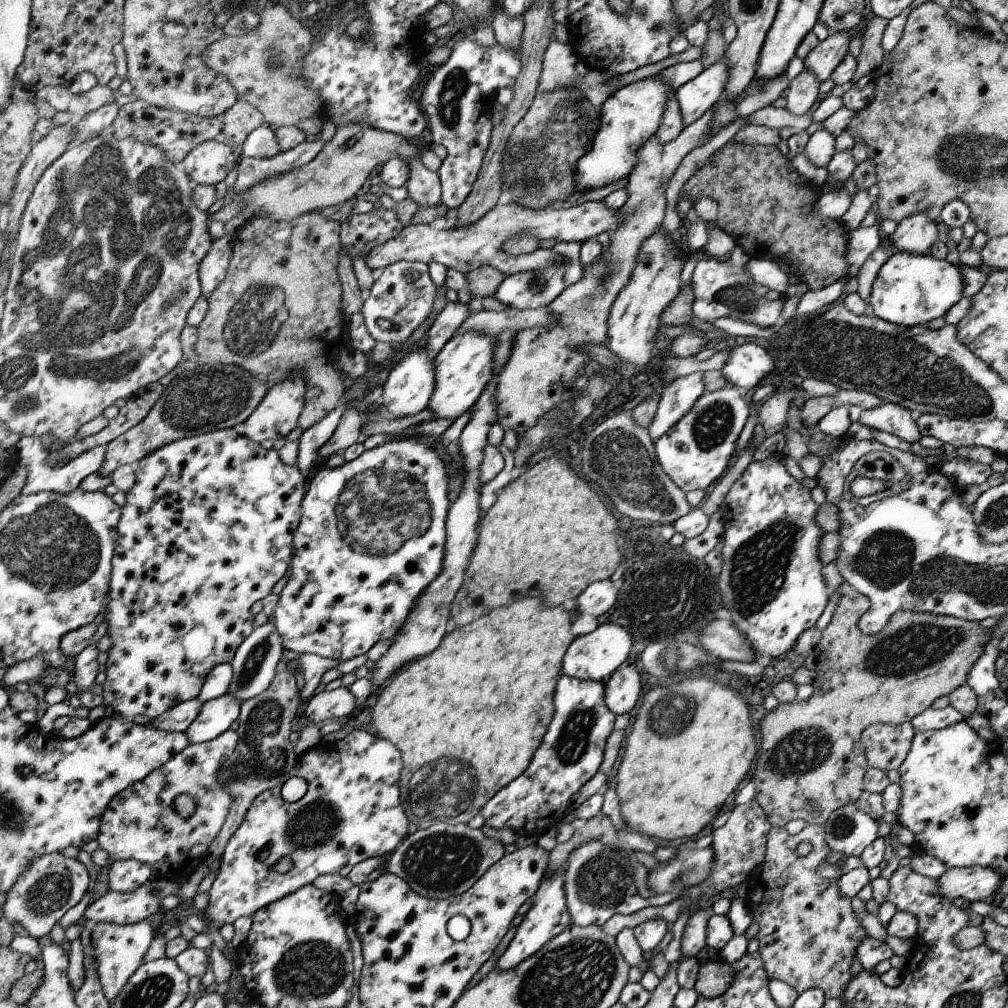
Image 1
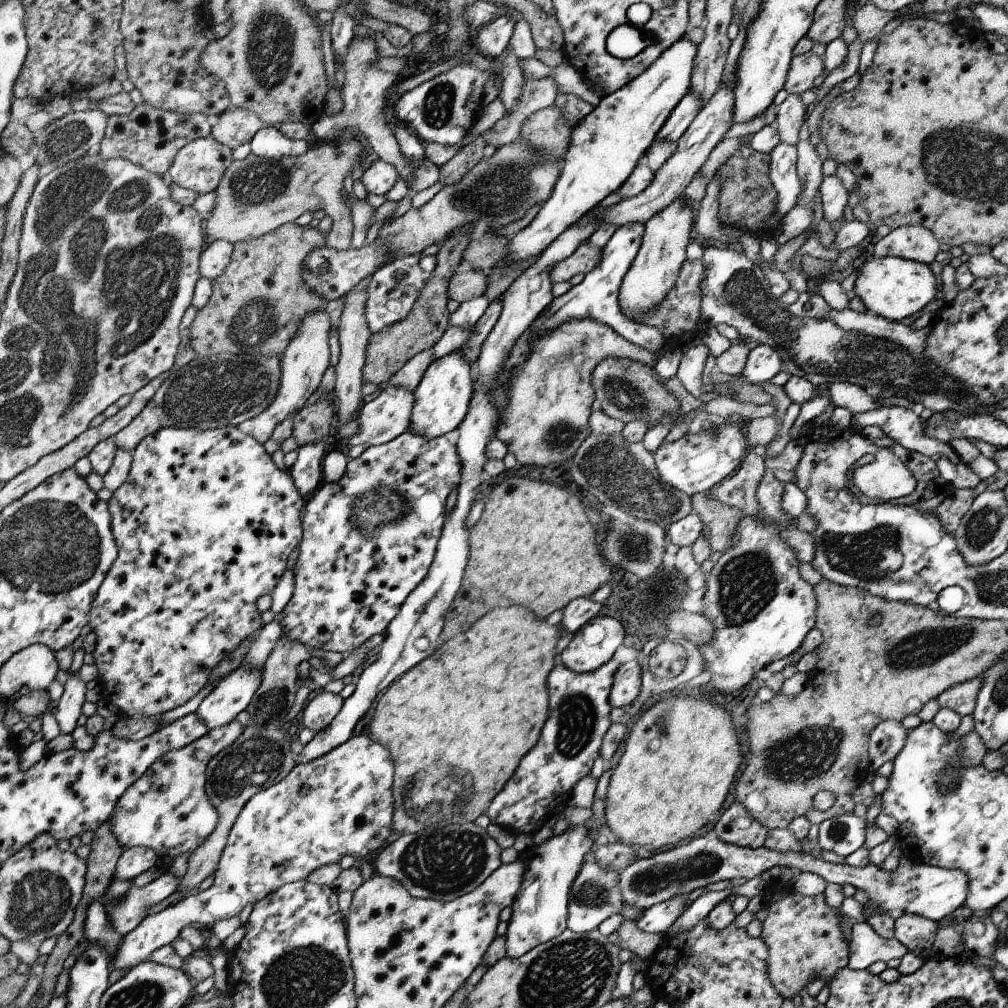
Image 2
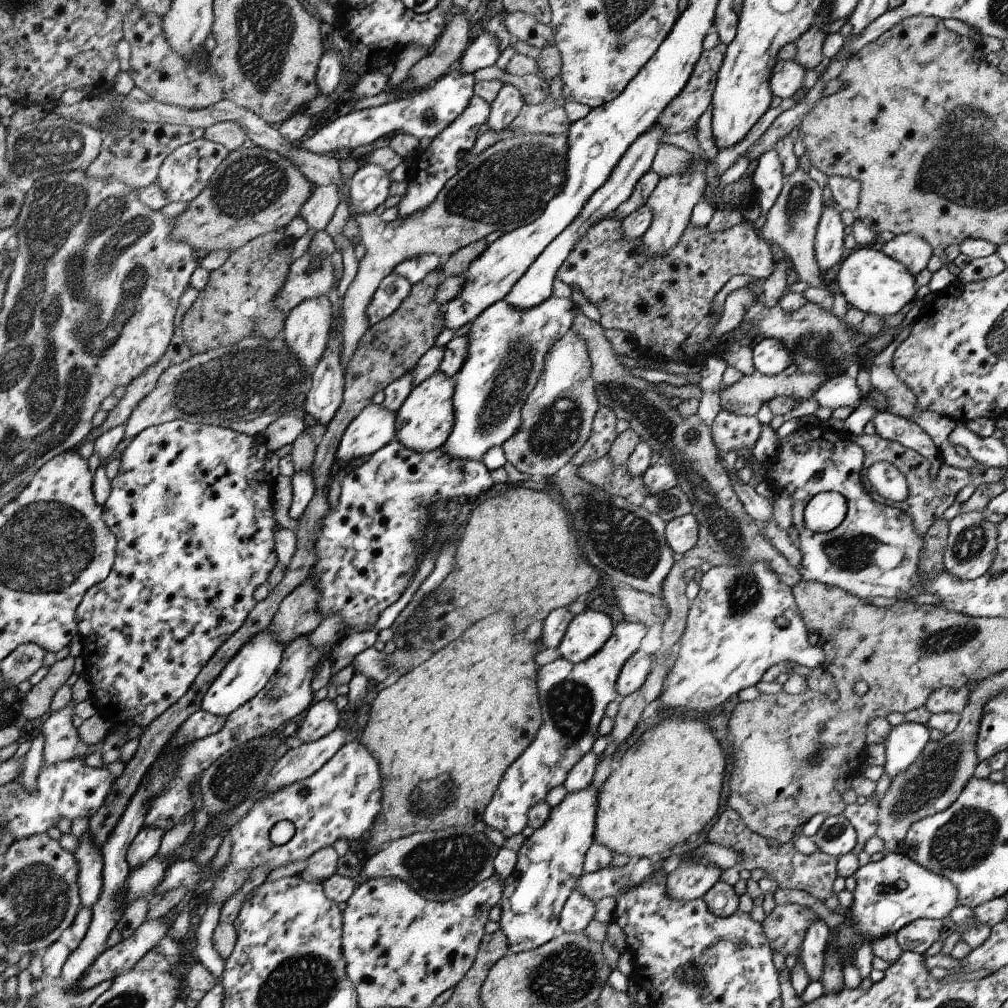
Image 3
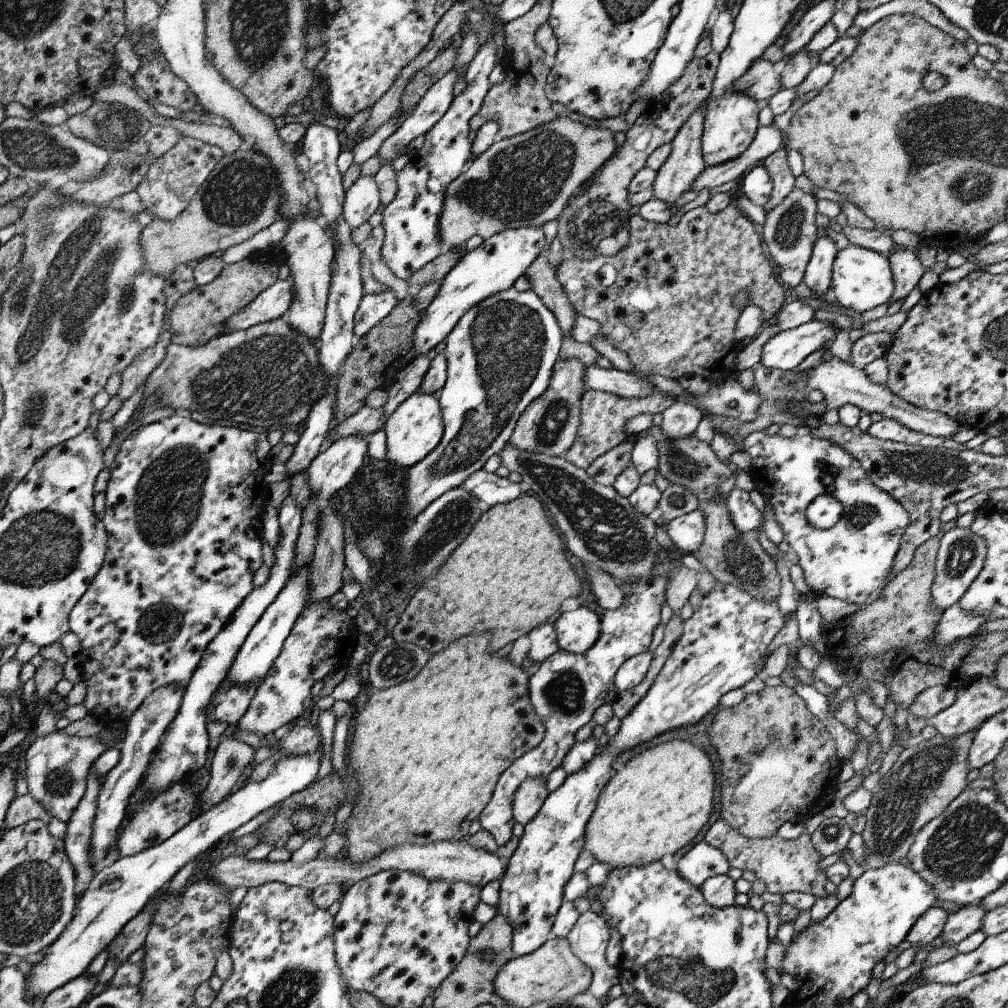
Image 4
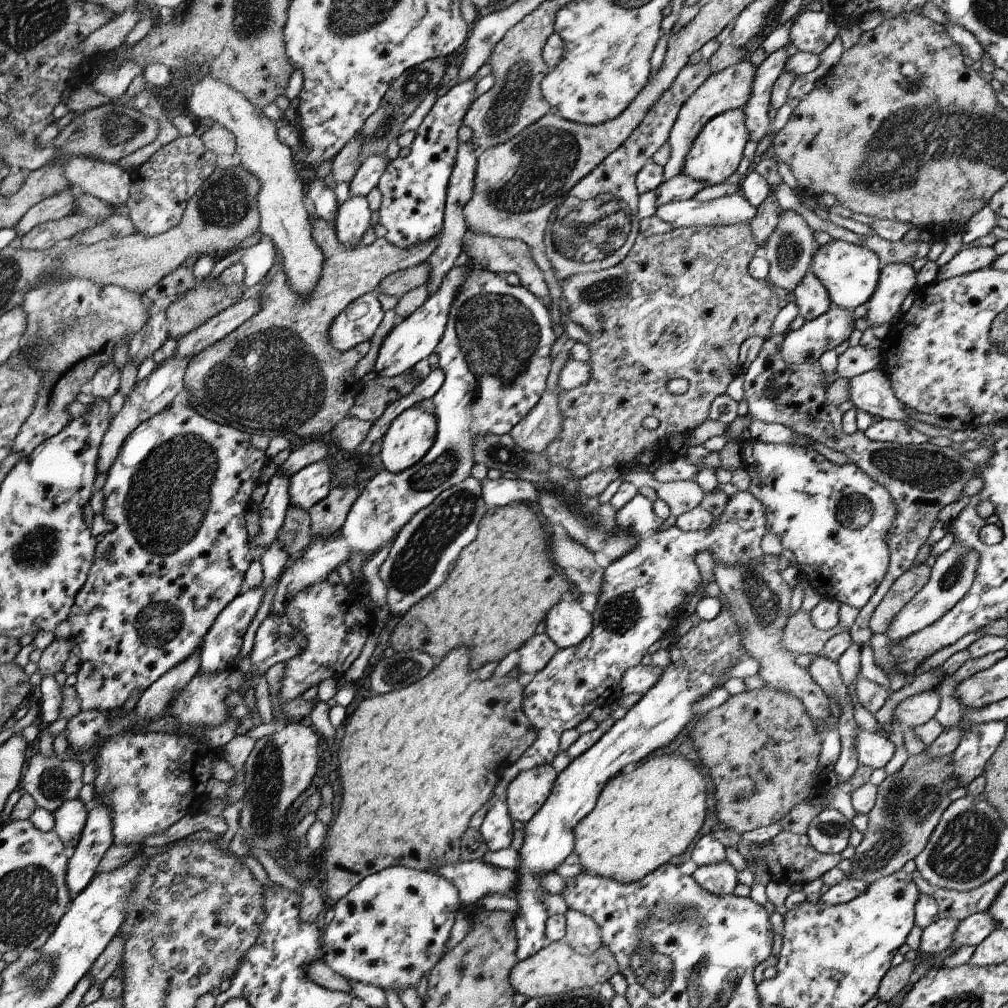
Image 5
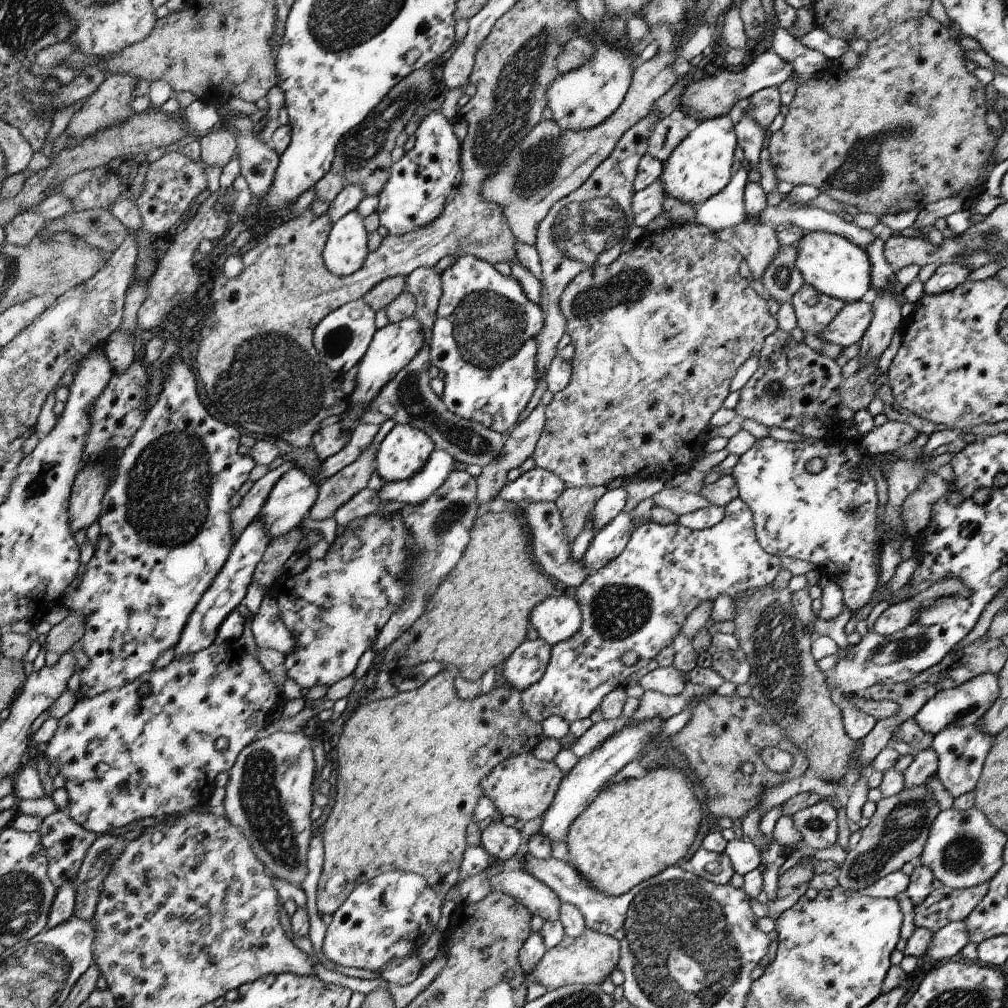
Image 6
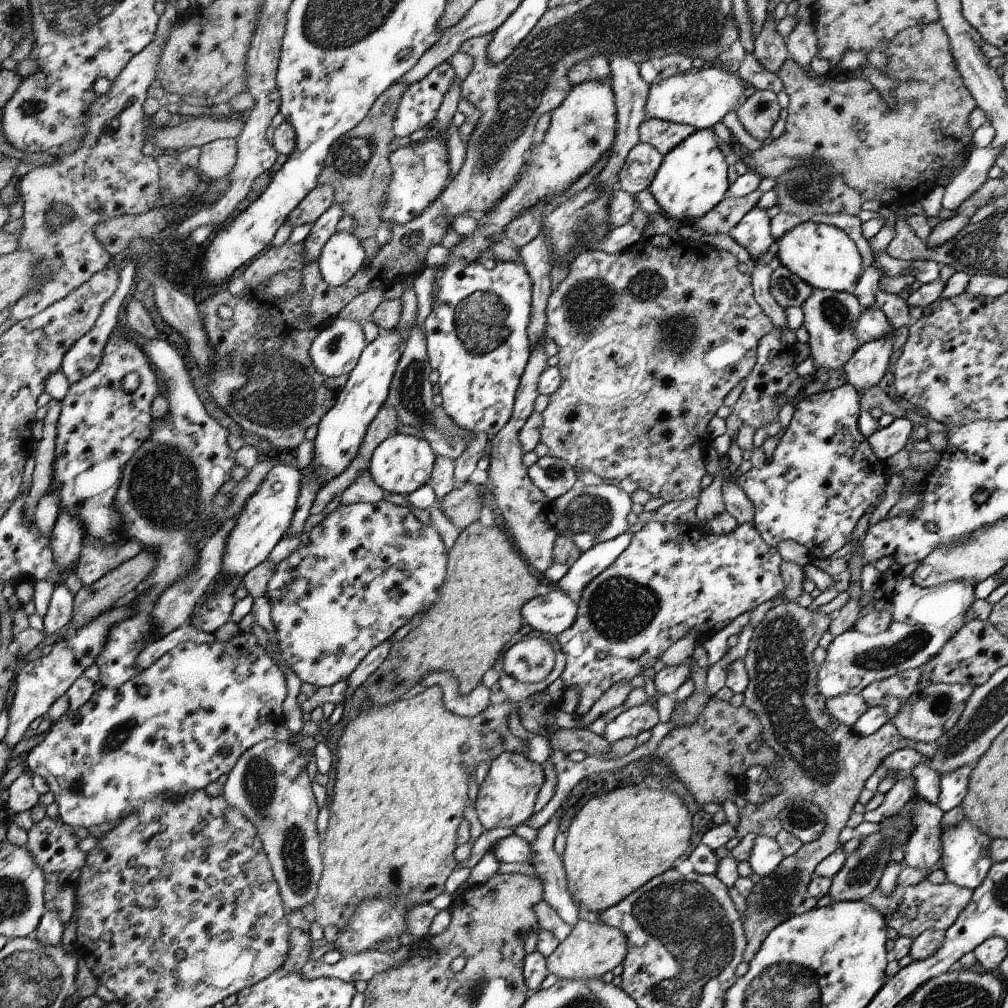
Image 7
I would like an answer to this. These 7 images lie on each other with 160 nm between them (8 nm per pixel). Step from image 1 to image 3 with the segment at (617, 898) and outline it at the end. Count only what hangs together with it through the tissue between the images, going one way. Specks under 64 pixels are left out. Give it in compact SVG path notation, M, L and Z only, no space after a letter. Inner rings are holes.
M576 890L569 897L565 910L561 914L560 931L563 933L582 933L594 919L596 902L582 896Z

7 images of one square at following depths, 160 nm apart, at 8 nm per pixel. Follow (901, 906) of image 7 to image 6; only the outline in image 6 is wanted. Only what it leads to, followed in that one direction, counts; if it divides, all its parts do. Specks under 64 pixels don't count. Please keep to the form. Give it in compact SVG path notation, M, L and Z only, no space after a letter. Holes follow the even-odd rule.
M988 882L966 889L952 889L946 886L932 890L928 898L914 907L914 924L938 932L955 921L964 921L970 916L978 902L988 892Z

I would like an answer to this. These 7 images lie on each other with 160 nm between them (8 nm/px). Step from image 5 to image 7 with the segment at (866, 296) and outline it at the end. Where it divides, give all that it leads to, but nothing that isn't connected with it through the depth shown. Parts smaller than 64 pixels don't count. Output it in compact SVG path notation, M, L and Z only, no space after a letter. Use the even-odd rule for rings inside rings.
M806 221L785 232L777 241L777 259L812 288L842 292L854 289L861 276L862 257L856 243L837 226Z

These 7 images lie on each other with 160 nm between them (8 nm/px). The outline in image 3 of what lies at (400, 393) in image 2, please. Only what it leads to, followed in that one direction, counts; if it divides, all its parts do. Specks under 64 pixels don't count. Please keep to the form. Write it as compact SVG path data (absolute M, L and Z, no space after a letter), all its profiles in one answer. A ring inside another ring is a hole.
M371 403L350 422L336 452L336 468L350 460L374 455L386 447L397 435L397 412L390 412L384 404Z

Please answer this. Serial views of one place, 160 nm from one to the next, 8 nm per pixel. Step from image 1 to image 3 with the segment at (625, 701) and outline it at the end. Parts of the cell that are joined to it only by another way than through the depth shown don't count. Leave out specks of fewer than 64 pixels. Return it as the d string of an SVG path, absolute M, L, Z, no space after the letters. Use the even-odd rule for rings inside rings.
M639 651L622 666L616 682L618 695L626 698L636 692L638 688L642 688L642 684L650 675L652 659L653 656Z

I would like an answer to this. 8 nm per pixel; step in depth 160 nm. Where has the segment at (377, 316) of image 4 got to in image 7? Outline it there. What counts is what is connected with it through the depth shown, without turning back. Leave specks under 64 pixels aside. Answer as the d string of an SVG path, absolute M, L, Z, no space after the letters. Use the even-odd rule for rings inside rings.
M334 317L320 327L310 358L325 377L350 374L365 350L362 322Z

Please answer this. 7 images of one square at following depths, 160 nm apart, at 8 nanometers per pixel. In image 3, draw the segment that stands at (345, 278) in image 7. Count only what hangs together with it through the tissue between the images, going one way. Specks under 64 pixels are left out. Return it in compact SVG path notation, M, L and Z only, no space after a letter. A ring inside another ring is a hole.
M376 164L360 166L348 185L354 212L375 212L390 196L391 183L388 170Z

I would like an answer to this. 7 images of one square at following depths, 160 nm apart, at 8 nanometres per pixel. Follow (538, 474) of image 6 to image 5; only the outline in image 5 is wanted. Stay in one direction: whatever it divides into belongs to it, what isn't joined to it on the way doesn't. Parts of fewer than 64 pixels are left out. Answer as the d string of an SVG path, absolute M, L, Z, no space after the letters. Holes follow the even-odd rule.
M503 477L498 478L498 480L484 478L481 486L483 500L488 508L506 507L522 502L535 503L541 499L537 486L528 480L506 480Z

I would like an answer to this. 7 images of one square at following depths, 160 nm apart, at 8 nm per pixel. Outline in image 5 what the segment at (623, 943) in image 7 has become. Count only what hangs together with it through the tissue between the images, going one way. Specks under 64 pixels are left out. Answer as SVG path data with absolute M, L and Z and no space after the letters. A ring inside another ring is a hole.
M561 940L550 943L537 955L530 956L530 959L519 961L509 976L509 980L512 982L514 992L524 995L528 1000L564 994L580 988L591 988L594 984L609 981L618 971L620 966L613 953L605 945L600 946L590 956L582 956L581 953L574 952L565 940Z

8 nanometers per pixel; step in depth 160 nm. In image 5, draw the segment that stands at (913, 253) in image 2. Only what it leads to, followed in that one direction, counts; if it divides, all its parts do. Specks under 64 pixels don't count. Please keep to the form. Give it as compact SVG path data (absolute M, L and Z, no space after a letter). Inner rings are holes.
M896 262L882 266L878 288L866 302L866 320L869 326L880 326L892 319L901 309L906 297L917 285L916 271L906 262Z

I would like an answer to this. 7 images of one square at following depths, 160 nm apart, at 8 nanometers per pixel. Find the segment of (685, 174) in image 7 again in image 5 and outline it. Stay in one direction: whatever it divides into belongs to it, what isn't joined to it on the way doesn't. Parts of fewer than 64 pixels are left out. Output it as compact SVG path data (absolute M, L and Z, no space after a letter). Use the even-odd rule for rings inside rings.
M743 107L718 114L702 128L694 140L683 174L704 182L706 187L723 184L737 173L744 158L746 143L749 141L750 132L746 128L746 112Z

